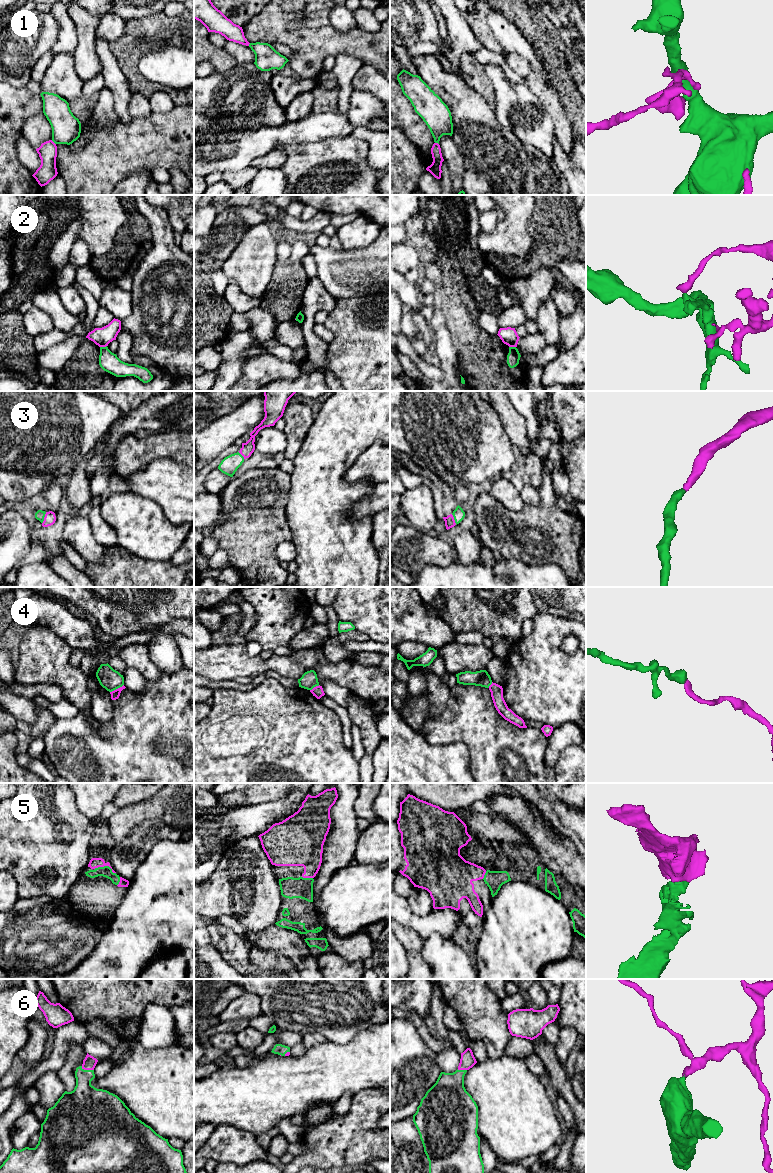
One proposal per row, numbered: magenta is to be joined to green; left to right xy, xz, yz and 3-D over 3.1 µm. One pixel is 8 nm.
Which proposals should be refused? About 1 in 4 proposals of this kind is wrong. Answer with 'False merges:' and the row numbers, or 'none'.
False merges: 1, 2, 4

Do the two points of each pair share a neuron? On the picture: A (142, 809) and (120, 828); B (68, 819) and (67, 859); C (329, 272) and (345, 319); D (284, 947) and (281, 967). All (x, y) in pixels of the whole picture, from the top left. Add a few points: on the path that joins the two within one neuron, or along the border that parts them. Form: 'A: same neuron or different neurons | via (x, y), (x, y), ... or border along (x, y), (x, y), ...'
A: same neuron | via (137, 813), (125, 823)
B: same neuron | via (68, 829), (68, 834), (74, 841), (67, 849)
C: different neurons | border along (362, 295), (354, 295), (336, 300)
D: different neurons | border along (260, 949), (270, 949), (284, 955), (296, 968)

